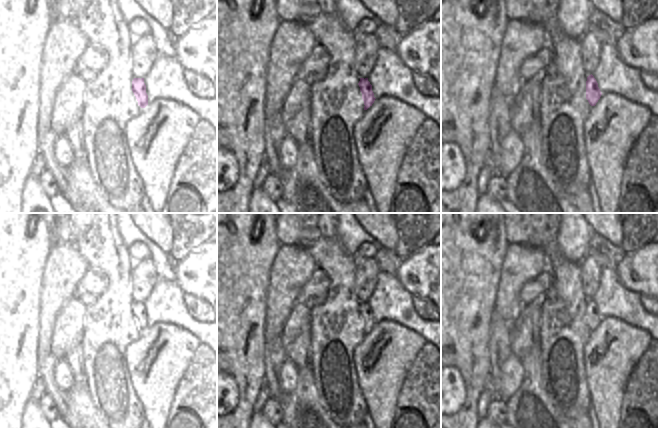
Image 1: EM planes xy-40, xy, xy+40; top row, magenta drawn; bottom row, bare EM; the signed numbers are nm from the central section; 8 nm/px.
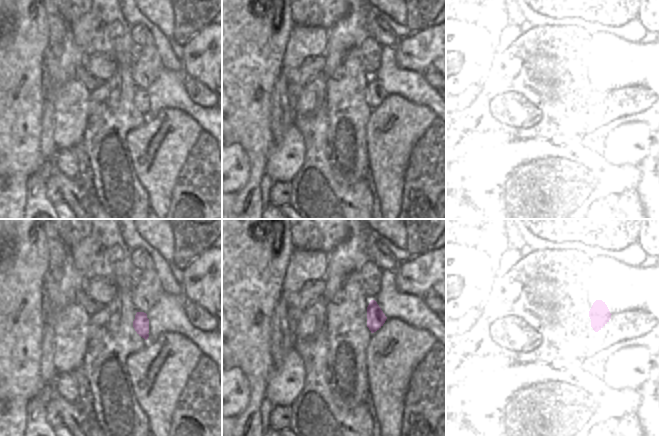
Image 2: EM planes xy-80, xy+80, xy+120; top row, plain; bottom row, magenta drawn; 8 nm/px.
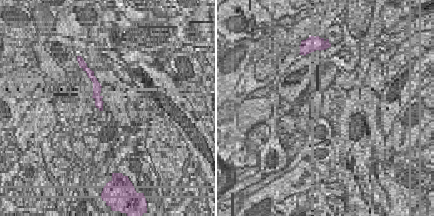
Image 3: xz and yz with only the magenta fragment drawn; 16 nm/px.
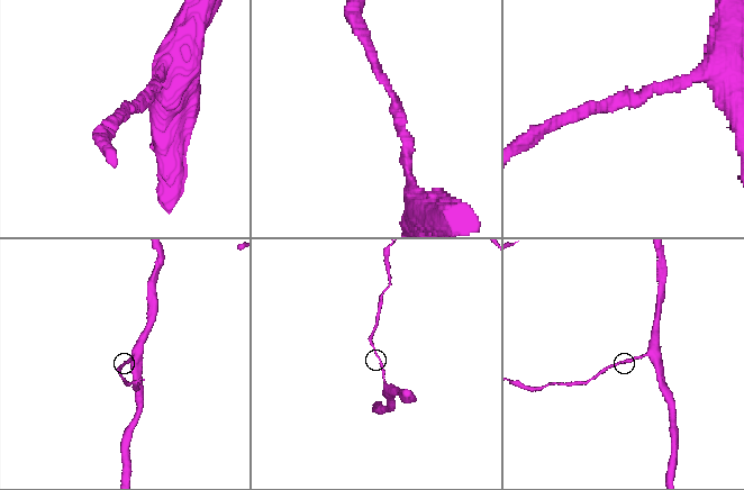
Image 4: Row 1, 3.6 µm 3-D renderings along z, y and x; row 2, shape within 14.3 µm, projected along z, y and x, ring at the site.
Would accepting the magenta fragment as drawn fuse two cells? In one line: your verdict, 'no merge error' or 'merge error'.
no merge error

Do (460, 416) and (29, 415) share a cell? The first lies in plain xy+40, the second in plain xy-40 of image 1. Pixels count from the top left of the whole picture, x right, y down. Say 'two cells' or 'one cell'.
two cells

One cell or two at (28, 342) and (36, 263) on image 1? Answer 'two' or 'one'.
one

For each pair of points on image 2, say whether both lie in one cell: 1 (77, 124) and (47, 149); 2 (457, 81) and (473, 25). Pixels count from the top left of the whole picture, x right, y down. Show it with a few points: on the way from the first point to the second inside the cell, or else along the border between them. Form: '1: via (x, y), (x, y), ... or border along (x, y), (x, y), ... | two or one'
1: border along (52, 120), (52, 140), (57, 149) | two
2: via (458, 67), (459, 39) | one

